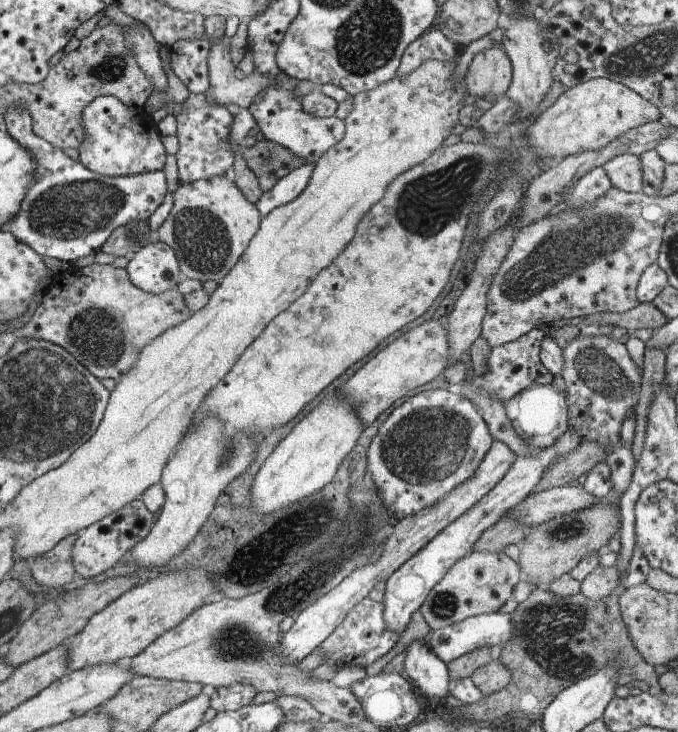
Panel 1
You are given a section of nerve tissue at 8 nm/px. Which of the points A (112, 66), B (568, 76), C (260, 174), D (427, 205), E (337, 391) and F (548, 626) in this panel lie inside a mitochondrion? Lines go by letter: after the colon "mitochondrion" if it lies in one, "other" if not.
A: mitochondrion
B: other
C: other
D: mitochondrion
E: other
F: mitochondrion

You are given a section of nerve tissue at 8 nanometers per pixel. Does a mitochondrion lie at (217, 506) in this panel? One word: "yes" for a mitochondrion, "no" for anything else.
no

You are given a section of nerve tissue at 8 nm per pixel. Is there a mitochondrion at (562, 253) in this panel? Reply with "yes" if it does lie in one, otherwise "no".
yes

